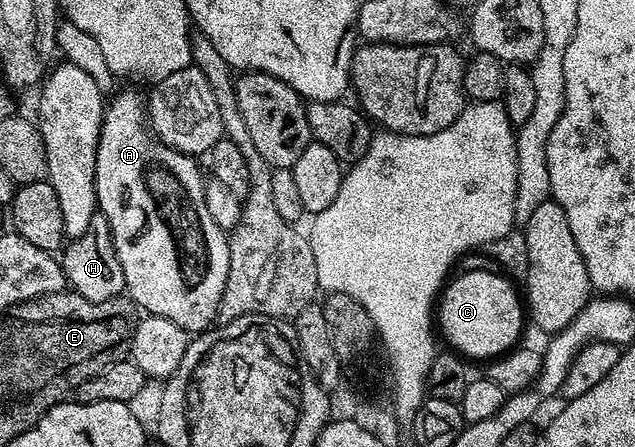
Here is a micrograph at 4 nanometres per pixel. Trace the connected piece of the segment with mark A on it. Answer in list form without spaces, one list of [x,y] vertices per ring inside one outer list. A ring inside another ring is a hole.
[[[121,90],[114,95],[116,98],[112,102],[110,99],[106,103],[103,111],[103,123],[97,144],[95,191],[99,201],[98,213],[103,214],[105,220],[109,220],[117,260],[121,260],[121,272],[125,272],[126,293],[140,311],[173,320],[173,324],[188,332],[206,331],[216,321],[221,292],[225,292],[225,280],[229,276],[228,235],[217,224],[217,220],[209,216],[209,208],[205,208],[205,174],[199,171],[199,166],[195,163],[198,161],[192,155],[169,148],[151,133],[142,93],[139,95],[135,90]],[[155,202],[175,202],[167,214],[167,222],[171,226],[179,226],[176,230],[167,226],[166,220],[159,215],[159,206]],[[178,245],[183,250],[191,246],[195,253],[191,258],[192,264],[203,266],[192,282],[187,279],[187,270],[179,259]]]

